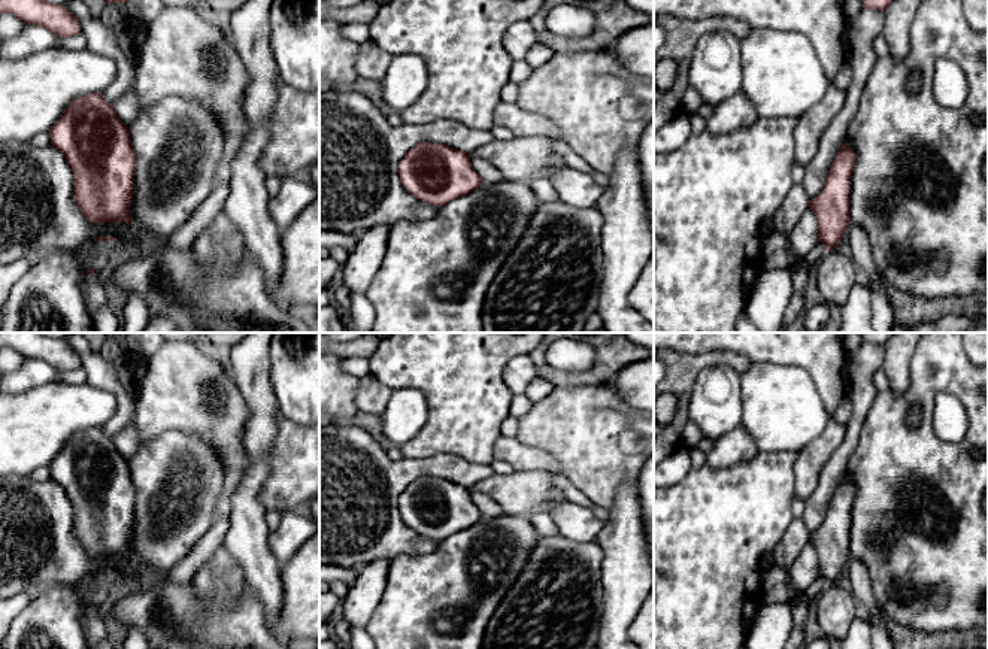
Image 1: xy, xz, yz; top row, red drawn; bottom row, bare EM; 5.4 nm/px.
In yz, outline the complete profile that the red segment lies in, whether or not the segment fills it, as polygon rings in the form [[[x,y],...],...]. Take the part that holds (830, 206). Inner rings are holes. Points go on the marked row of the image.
[[[845,140],[821,192],[807,200],[807,207],[818,219],[818,242],[825,246],[825,252],[812,269],[812,280],[828,306],[842,307],[855,285],[855,263],[836,249],[851,225],[849,198],[854,164],[855,152]]]

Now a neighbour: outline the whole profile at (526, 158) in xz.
[[[543,136],[493,140],[470,155],[493,163],[503,179],[510,182],[531,184],[539,178],[549,178],[558,164],[551,140]]]

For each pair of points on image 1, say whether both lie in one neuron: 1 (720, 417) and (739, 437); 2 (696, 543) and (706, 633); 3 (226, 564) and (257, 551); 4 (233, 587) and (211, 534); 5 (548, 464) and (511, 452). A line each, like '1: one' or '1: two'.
1: two
2: one
3: two
4: two
5: one

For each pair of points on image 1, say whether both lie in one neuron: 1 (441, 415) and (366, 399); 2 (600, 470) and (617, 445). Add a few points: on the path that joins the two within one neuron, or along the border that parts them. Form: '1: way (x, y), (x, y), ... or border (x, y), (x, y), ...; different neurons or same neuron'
1: border (370, 372), (391, 390); different neurons
2: way (600, 464), (611, 451); same neuron

